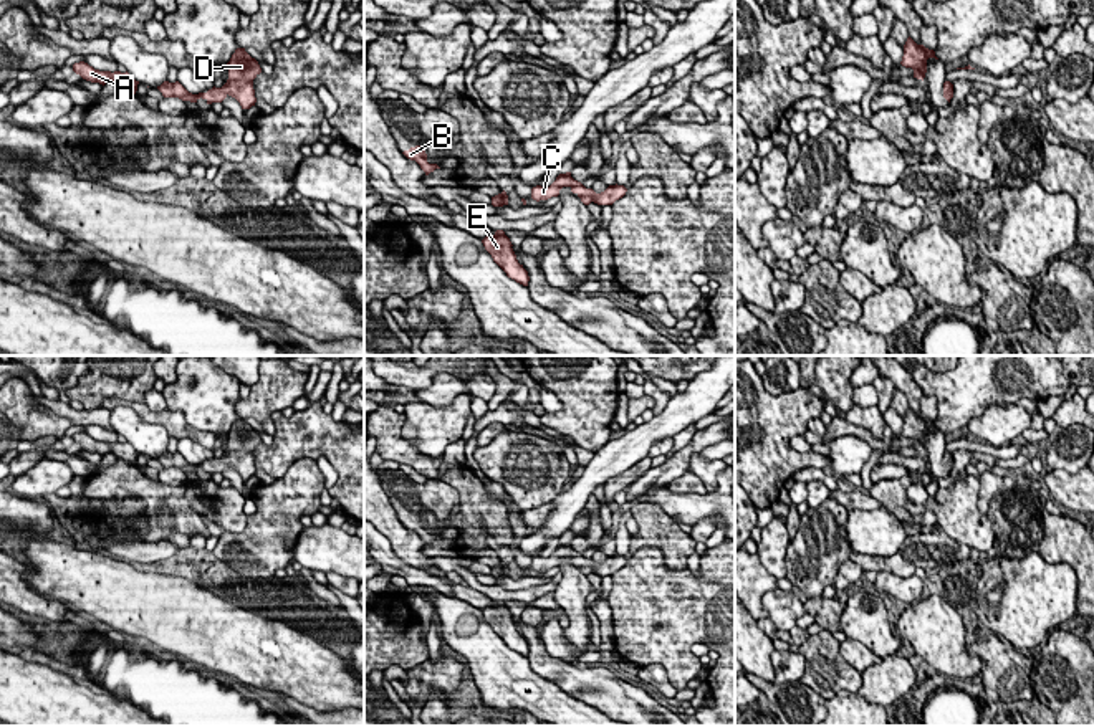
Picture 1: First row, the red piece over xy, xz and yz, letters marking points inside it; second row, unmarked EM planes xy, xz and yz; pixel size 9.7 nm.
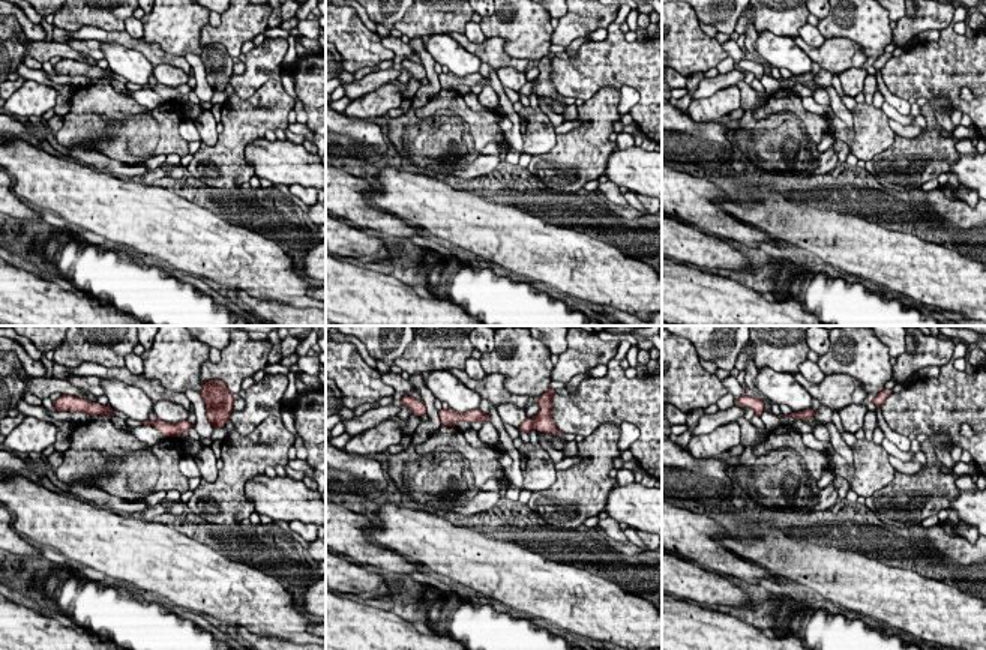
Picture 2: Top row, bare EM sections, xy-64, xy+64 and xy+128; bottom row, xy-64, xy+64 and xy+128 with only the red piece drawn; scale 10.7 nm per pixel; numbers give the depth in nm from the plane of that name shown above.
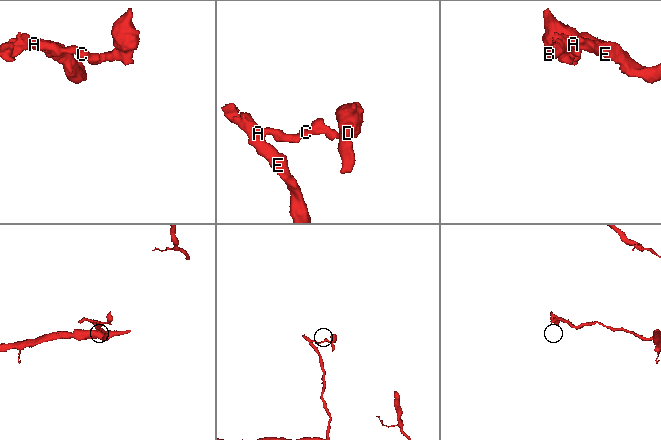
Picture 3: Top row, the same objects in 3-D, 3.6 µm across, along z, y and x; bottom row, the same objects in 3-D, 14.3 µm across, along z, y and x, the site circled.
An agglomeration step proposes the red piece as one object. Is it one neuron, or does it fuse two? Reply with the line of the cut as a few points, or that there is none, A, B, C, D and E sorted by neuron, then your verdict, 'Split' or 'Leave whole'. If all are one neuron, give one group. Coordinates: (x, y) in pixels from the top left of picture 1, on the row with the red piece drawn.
No split. Groups: A B C D E. Leave whole

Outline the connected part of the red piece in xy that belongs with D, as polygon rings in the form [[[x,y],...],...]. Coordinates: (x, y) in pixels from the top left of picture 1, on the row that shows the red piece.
[[[237,48],[228,64],[228,79],[222,88],[212,88],[207,93],[192,94],[179,81],[164,81],[157,89],[164,98],[179,98],[182,101],[197,103],[200,98],[212,103],[222,103],[227,96],[235,98],[242,109],[255,106],[253,79],[262,73],[262,68],[255,58],[252,58],[245,48]]]

